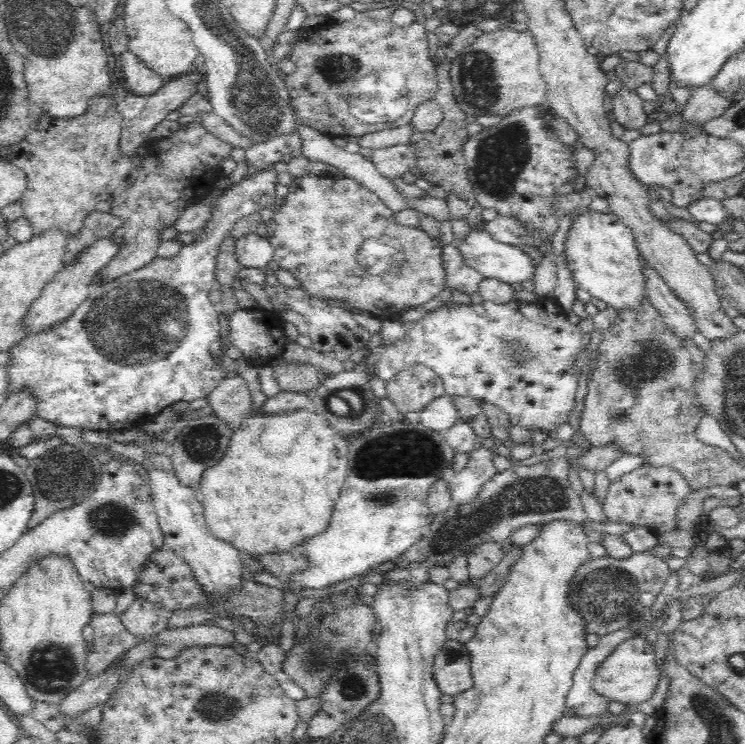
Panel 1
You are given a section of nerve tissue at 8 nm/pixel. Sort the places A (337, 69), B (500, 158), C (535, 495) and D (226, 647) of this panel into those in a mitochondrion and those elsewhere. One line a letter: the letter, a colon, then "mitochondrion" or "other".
A: mitochondrion
B: mitochondrion
C: mitochondrion
D: other

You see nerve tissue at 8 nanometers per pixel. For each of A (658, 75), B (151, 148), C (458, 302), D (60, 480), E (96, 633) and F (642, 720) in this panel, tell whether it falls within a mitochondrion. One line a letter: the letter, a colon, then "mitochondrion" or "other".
A: other
B: other
C: other
D: mitochondrion
E: other
F: other

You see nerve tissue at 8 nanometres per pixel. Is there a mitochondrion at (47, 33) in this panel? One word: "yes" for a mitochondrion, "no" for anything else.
yes

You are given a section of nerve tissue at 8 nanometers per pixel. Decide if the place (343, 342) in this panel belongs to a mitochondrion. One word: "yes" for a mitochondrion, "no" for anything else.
no

